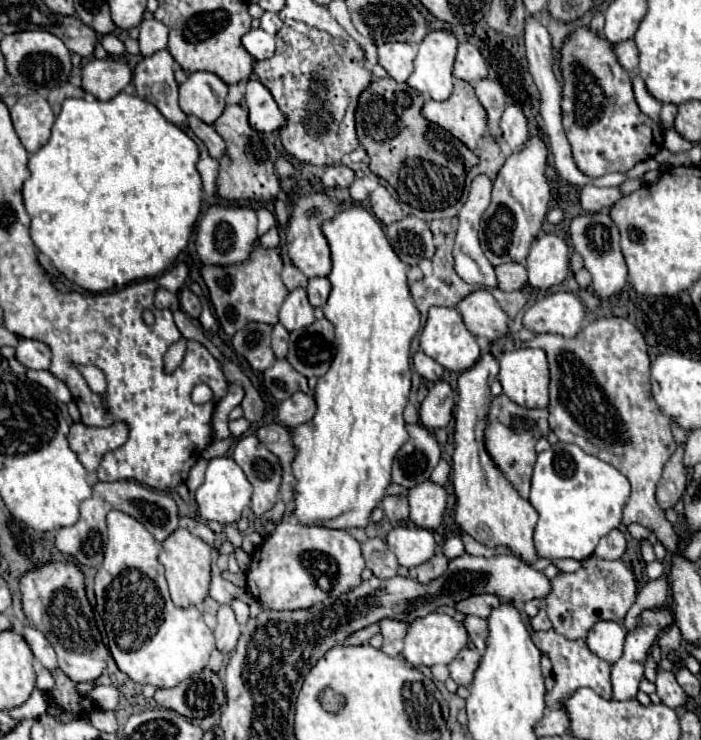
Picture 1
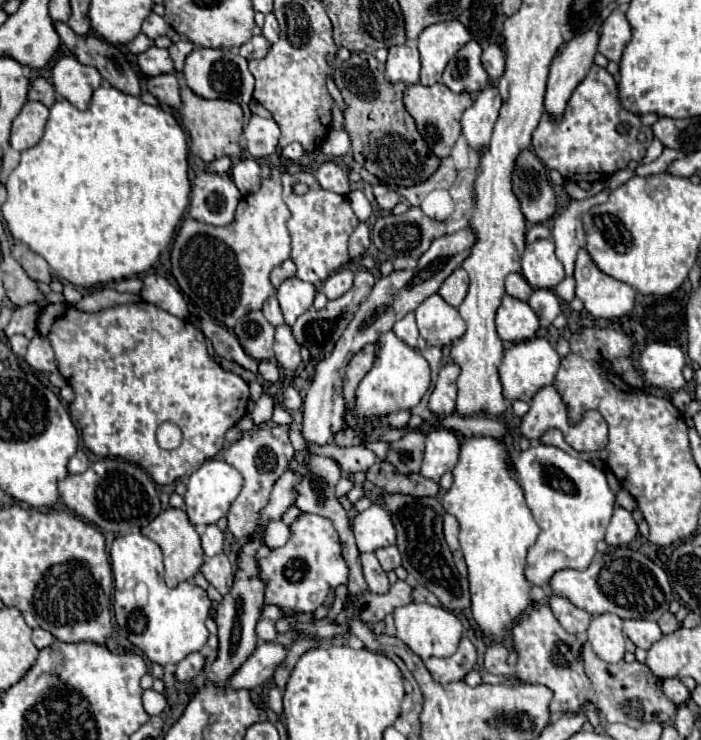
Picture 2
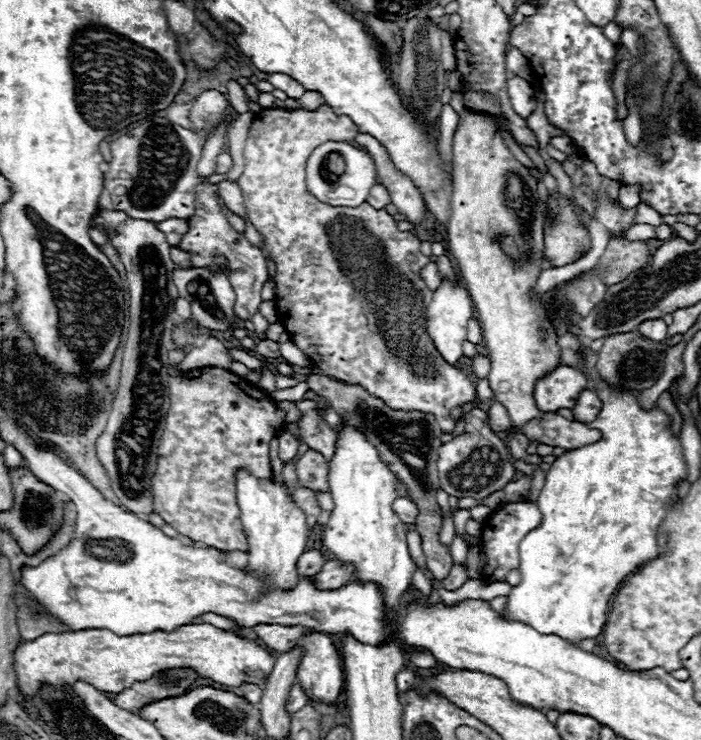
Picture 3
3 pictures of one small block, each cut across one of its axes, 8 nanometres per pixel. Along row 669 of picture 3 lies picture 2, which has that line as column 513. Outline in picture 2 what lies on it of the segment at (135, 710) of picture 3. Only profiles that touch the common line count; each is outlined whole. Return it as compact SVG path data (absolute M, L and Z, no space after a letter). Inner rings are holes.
M524 150L518 156L512 182L522 206L522 214L530 224L540 224L554 216L556 194L550 186L544 164L532 150Z

